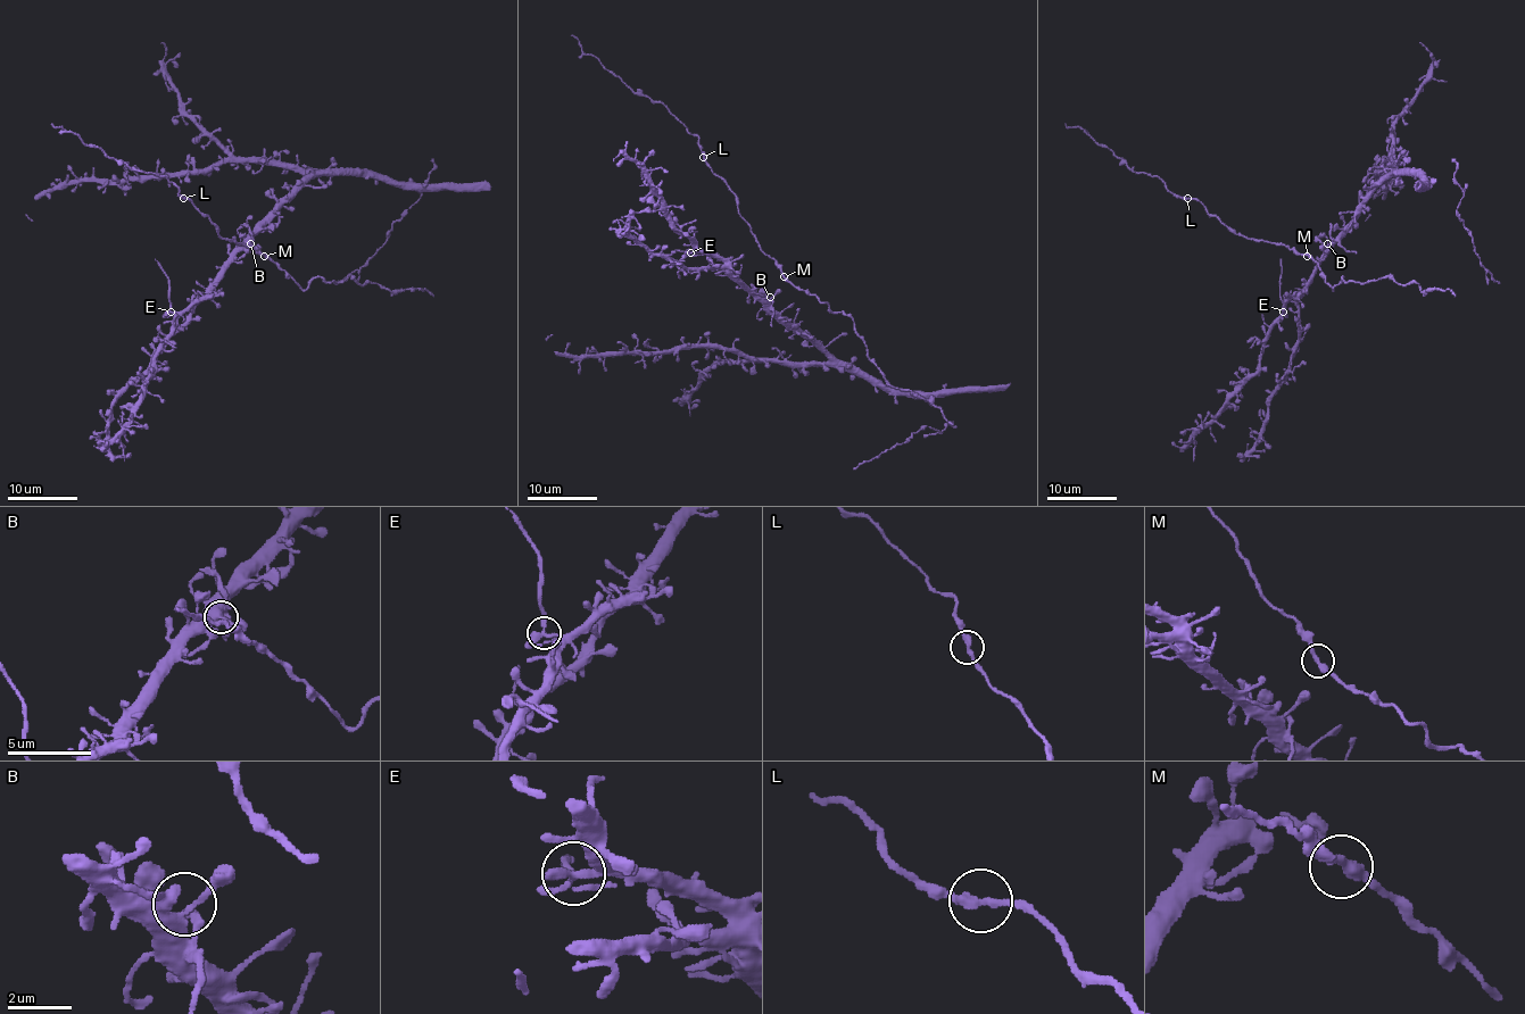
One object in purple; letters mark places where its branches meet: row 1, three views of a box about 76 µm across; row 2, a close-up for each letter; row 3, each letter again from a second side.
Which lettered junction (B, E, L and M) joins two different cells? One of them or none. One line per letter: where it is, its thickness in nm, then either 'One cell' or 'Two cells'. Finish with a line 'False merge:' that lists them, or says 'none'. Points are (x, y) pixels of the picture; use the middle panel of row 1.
B: Place: (770, 297). Thickness 320 nm. One cell
E: Place: (690, 252). Thickness 320 nm. Two cells
L: Place: (703, 157). Thickness 280 nm. One cell
M: Place: (784, 276). Thickness 320 nm. One cell
False merge: E

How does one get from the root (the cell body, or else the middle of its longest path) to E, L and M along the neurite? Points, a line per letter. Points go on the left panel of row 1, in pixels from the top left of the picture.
E: (254, 235), (205, 296), (180, 312), (170, 312)
L: (254, 235), (250, 242), (264, 254), (254, 247), (222, 239), (217, 226), (184, 198)
M: (254, 235), (250, 242), (264, 256)

